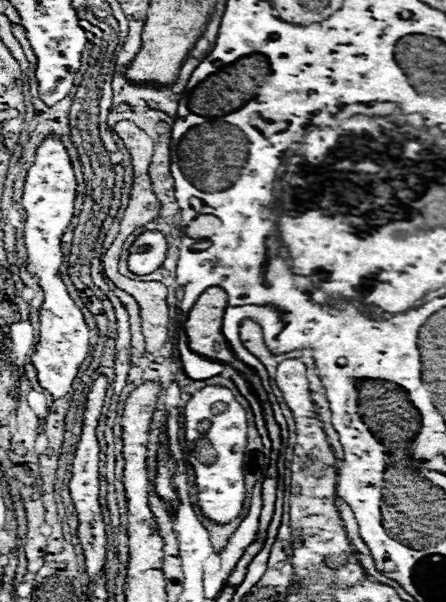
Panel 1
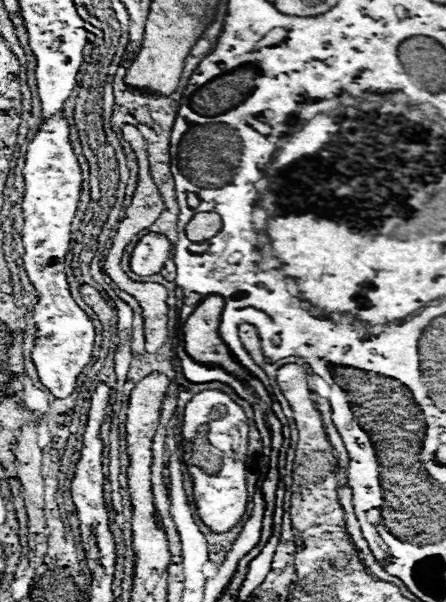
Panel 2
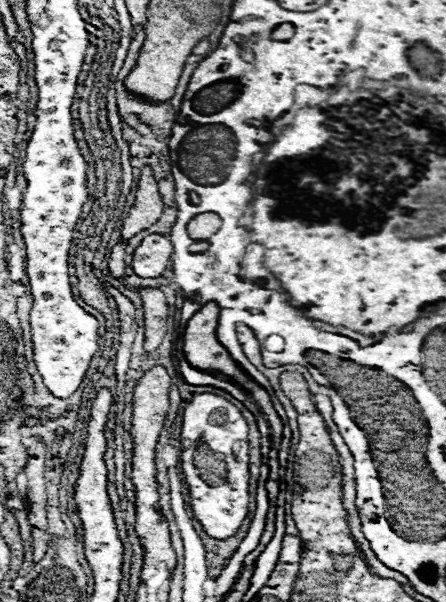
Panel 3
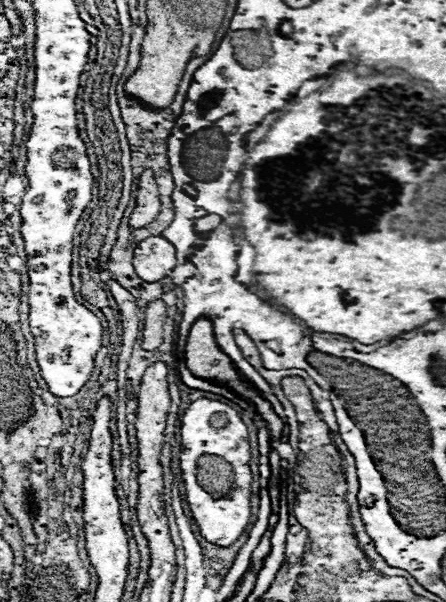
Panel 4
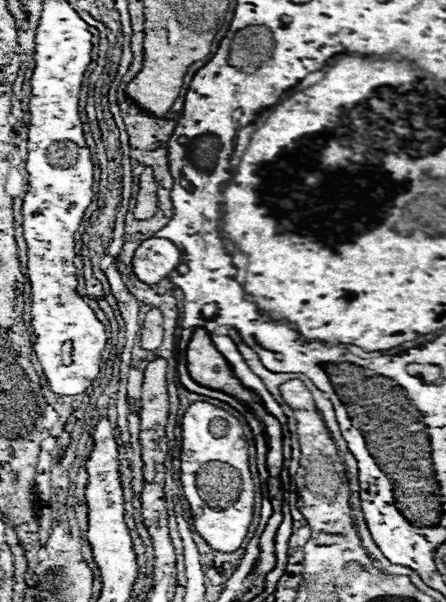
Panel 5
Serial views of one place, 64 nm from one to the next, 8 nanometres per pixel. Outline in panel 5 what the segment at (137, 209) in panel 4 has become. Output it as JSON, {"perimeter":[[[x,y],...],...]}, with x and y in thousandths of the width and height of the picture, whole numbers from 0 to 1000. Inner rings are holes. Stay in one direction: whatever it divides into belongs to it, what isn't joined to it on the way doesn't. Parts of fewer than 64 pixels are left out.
{"perimeter":[[[327,276],[318,292],[314,292],[314,316],[305,326],[305,346],[300,346],[300,359],[309,365],[332,365],[345,352],[350,352],[350,299],[341,289],[341,279]]]}

